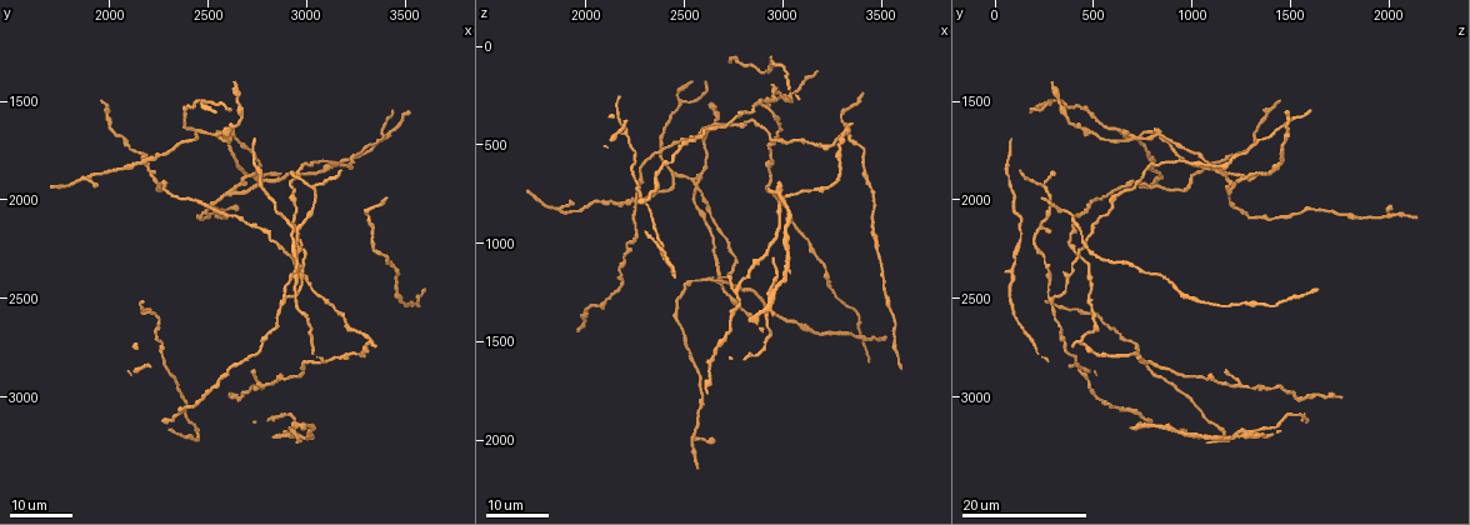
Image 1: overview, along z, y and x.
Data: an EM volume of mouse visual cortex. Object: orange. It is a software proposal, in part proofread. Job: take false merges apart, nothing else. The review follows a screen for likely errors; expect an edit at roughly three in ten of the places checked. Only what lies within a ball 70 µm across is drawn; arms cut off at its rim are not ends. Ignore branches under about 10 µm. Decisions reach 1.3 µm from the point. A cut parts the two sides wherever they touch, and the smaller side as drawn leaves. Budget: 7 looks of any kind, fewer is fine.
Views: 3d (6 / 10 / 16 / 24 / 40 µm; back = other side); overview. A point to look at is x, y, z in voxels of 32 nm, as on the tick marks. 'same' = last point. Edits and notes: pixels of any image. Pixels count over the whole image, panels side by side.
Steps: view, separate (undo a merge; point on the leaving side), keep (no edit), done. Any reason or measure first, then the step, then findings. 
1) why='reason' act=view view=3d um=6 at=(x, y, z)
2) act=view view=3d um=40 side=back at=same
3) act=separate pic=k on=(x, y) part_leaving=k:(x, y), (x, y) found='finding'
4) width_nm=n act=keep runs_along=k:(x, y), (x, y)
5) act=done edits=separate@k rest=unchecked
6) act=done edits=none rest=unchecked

why='three arms meet' act=view view=3d um=24 at=(2430, 1640, 640)

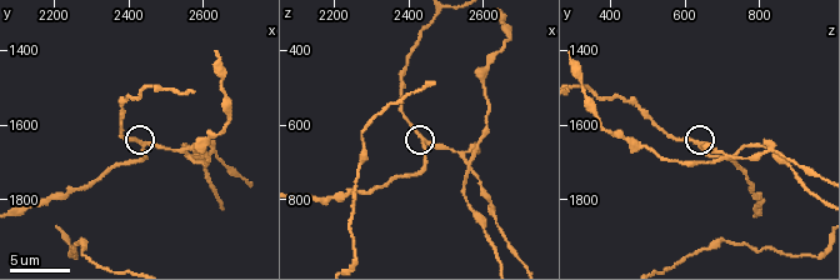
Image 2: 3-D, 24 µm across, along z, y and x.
why='zoom in' act=view view=3d um=10 at=(2440, 1650, 640)

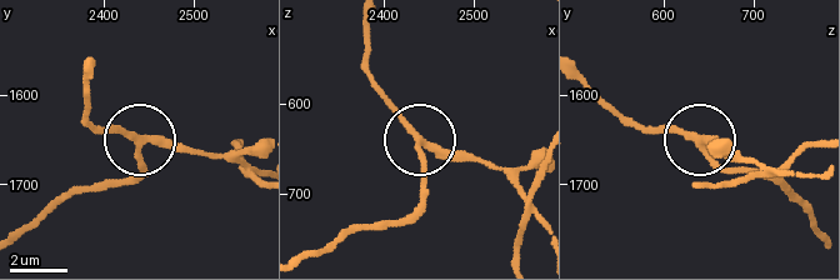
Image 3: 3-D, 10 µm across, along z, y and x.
side_arm_um=22 act=keep runs_along=3:(520, 256), (520, 191), (491, 168), (426, 149), (371, 86) found='continuous, no second neuron'

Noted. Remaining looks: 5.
why='looks like a crossing' act=view view=3d um=10 at=(2570, 1690, 700)

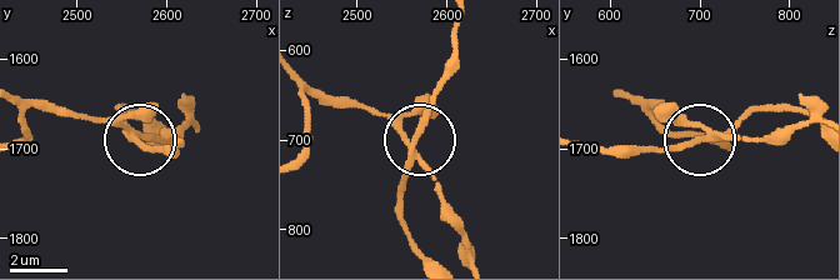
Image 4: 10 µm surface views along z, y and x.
width_nm=190 act=separate pic=4 on=(143, 150) part_leaving=4:(410, 154), (404, 224), (413, 253) found='two neurons meet here'

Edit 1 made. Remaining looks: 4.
act=view view=overview

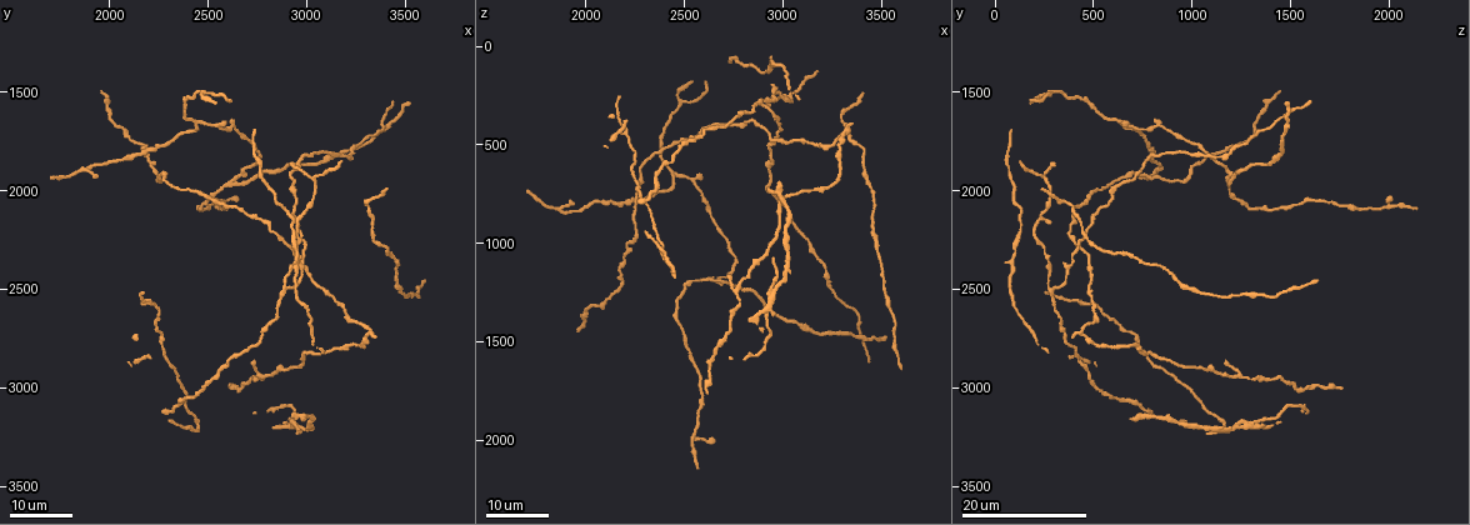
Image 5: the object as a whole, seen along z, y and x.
why='branch point' act=view view=3d um=24 at=(2880, 2500, 280)

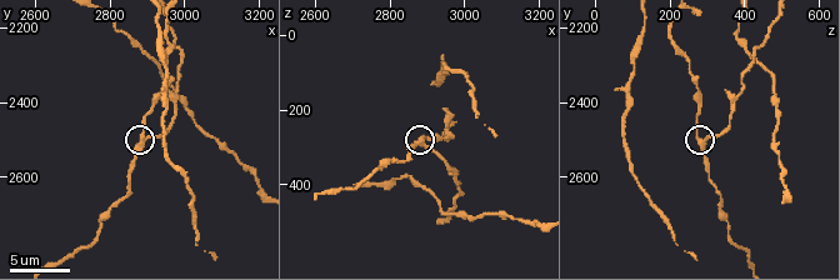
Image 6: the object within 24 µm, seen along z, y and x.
why='closer look' act=view view=3d um=10 at=(2880, 2500, 280)

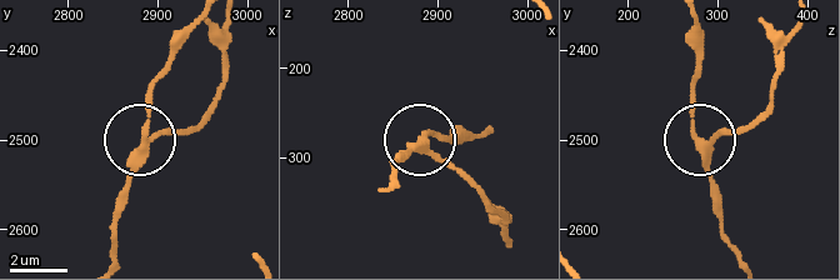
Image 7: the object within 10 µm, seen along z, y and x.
width_nm=230 act=separate pic=7 on=(166, 130) part_leaving=7:(135, 154), (161, 135), (196, 125), (225, 68), (228, 25) found='a second neuron is stuck on'

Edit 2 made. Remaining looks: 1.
act=done edits=separate@4,separate@7 rest=unchecked

